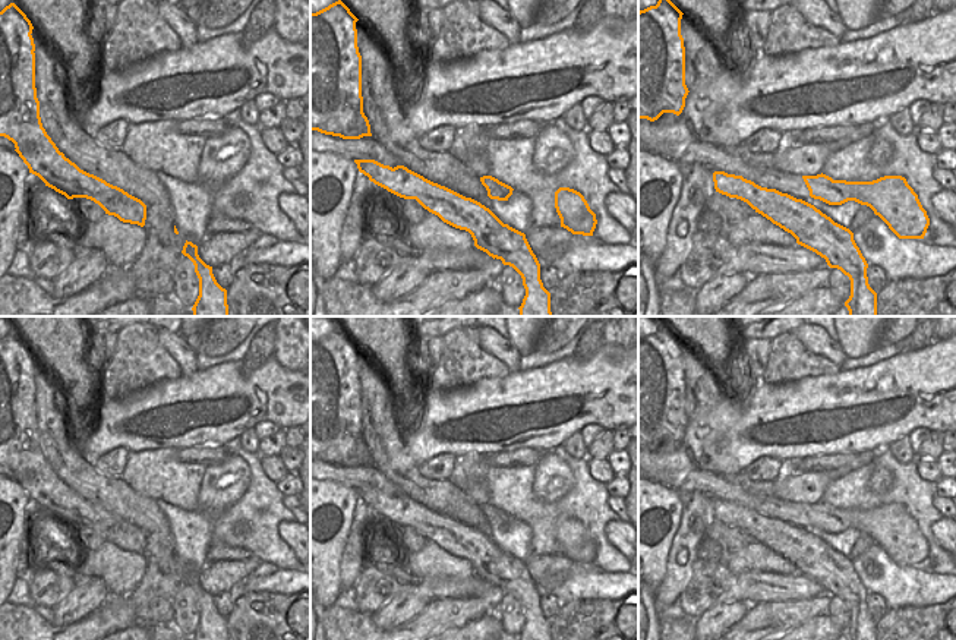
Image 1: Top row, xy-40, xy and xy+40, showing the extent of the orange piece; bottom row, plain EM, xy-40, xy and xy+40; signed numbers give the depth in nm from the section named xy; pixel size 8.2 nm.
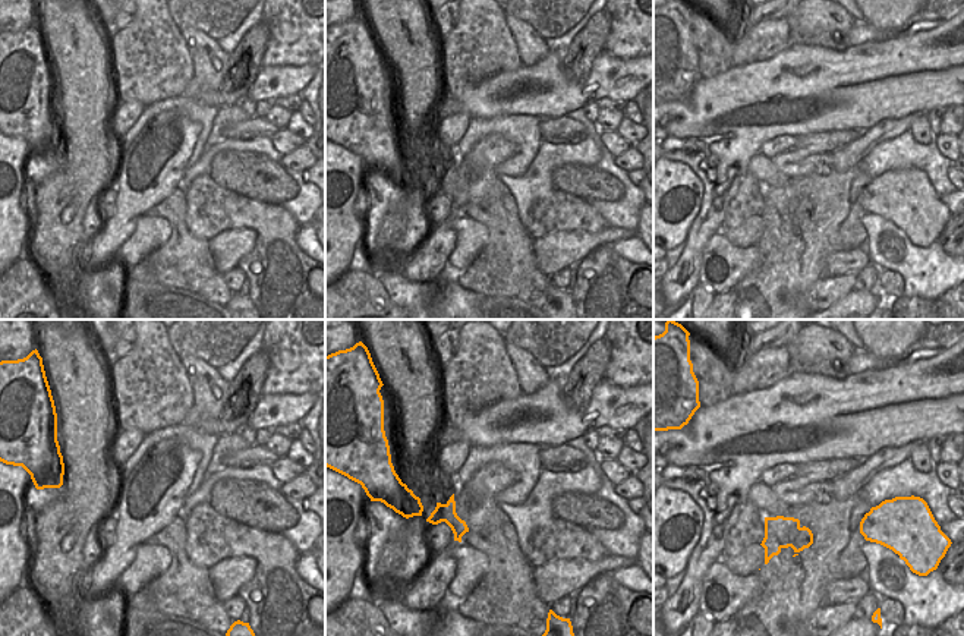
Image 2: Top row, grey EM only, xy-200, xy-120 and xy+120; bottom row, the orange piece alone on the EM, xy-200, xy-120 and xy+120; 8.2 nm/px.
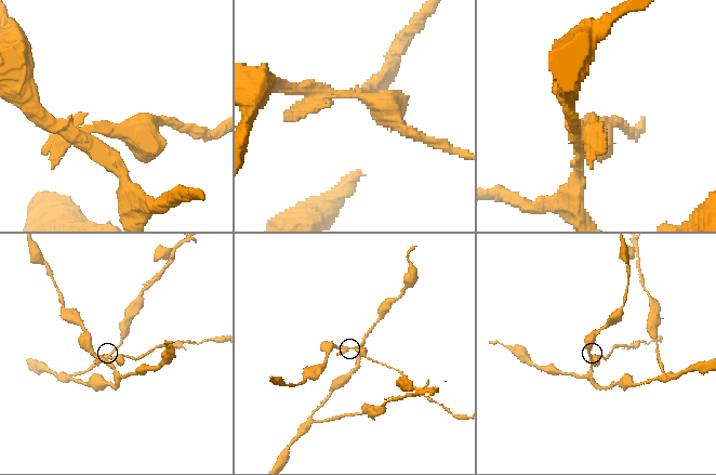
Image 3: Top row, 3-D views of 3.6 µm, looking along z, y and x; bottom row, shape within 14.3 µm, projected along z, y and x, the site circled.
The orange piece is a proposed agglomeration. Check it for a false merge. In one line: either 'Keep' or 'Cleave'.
Cleave.

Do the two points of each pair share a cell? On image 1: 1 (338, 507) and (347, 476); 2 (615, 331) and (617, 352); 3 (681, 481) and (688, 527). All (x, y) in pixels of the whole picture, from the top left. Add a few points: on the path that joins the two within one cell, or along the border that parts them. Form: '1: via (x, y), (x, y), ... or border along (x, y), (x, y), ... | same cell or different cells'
1: border along (325, 479), (333, 479), (353, 489) | different cells
2: via (617, 336), (617, 347) | same cell
3: border along (678, 491), (701, 491), (715, 498) | different cells

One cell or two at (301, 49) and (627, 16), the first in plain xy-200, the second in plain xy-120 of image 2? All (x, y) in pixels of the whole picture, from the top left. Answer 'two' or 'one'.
one

